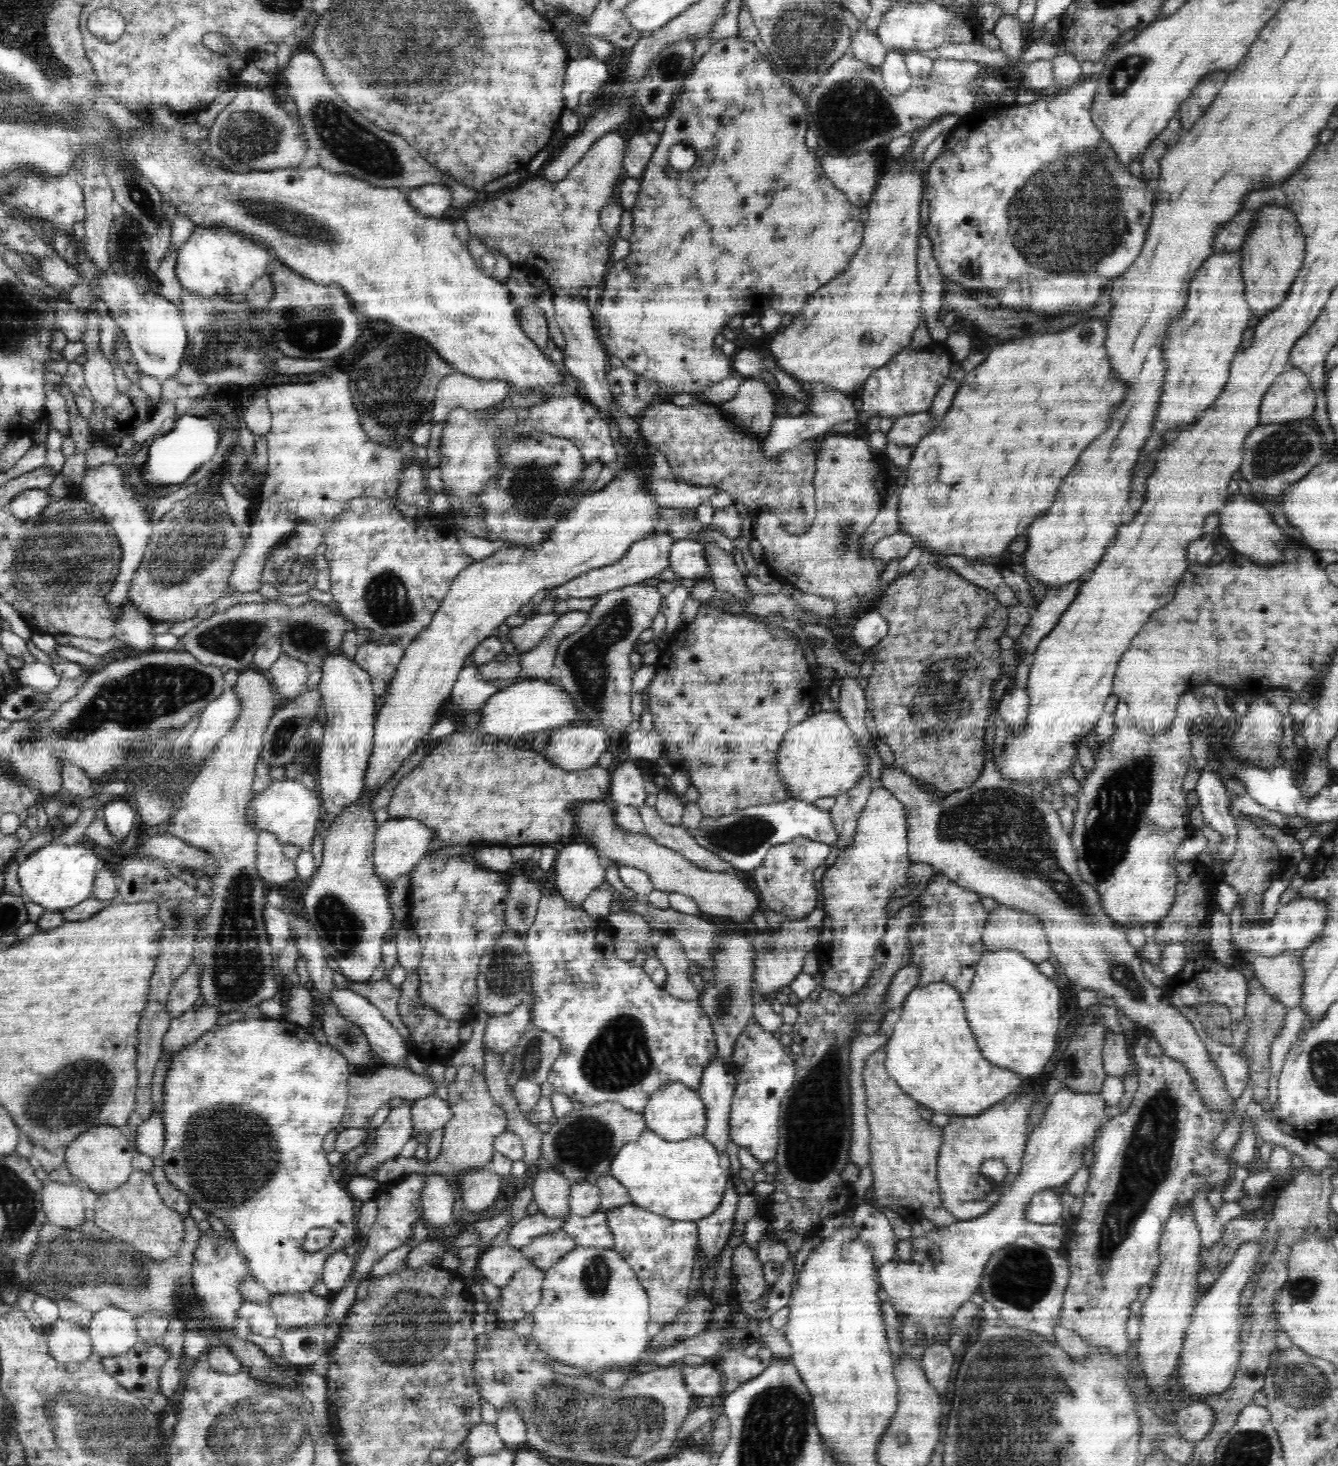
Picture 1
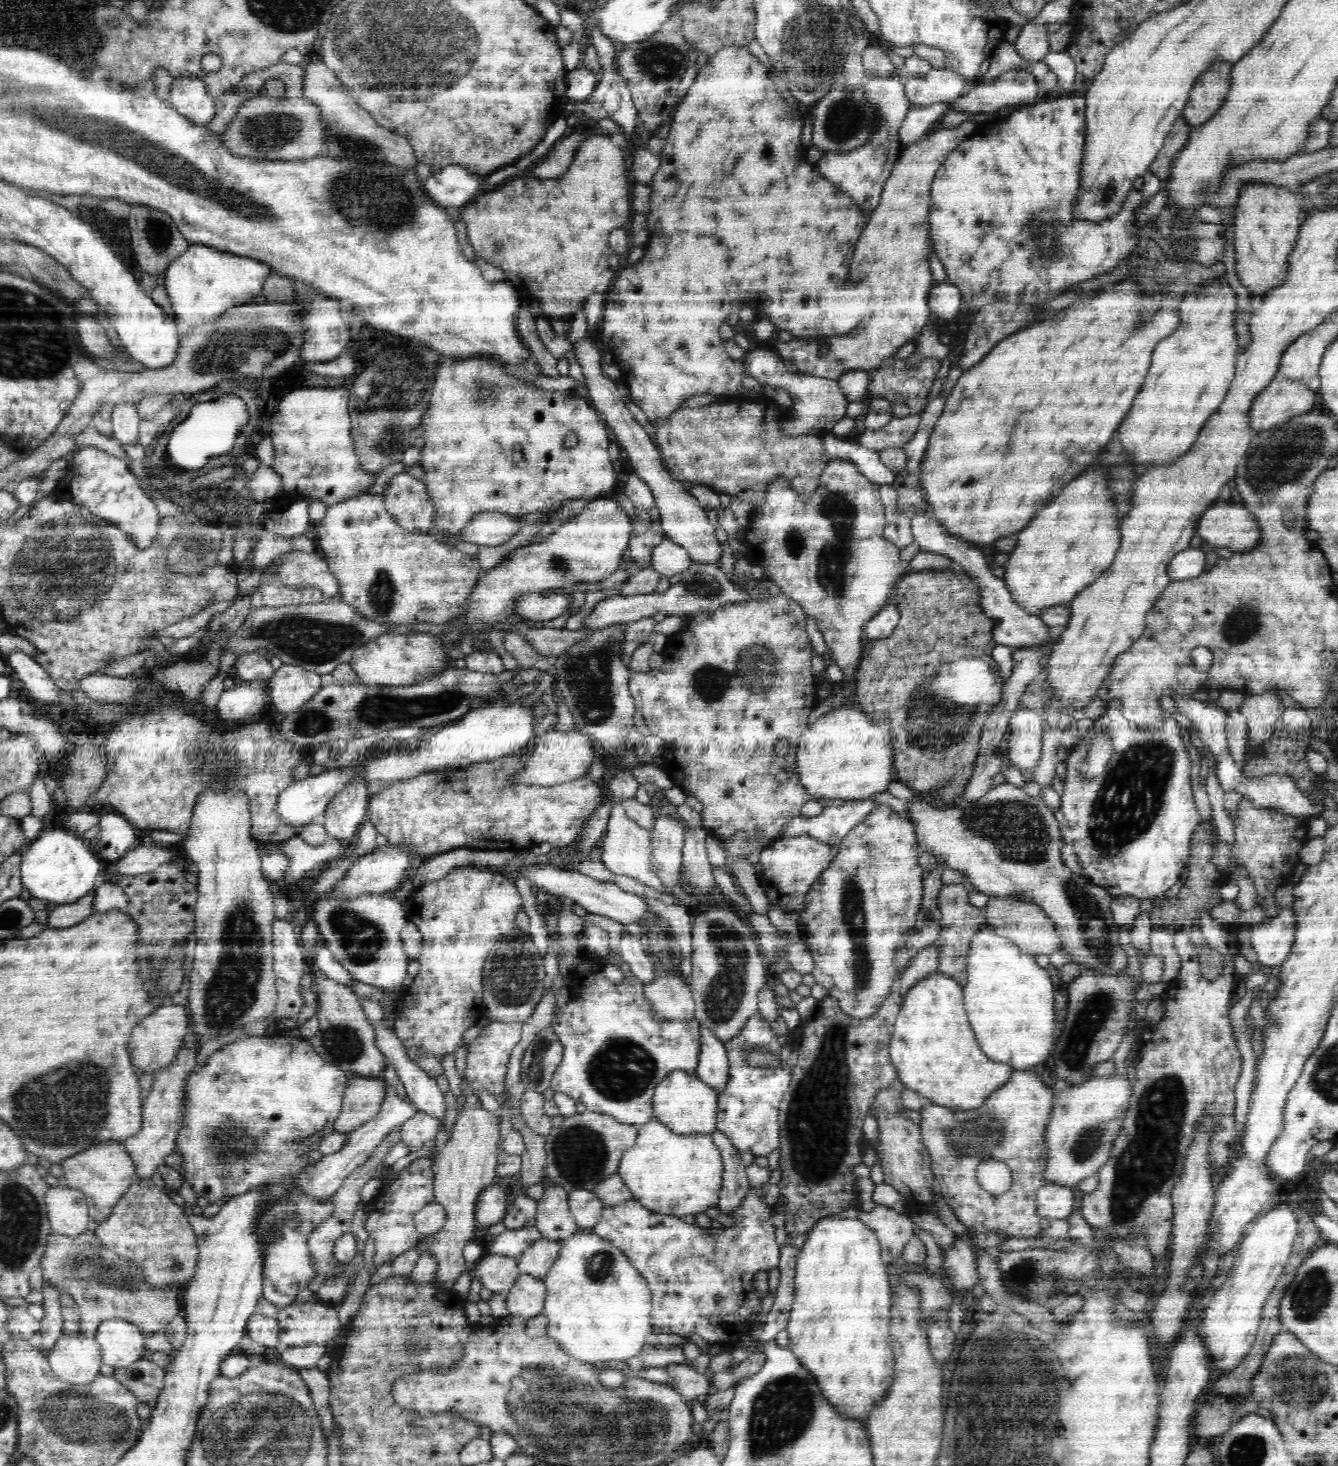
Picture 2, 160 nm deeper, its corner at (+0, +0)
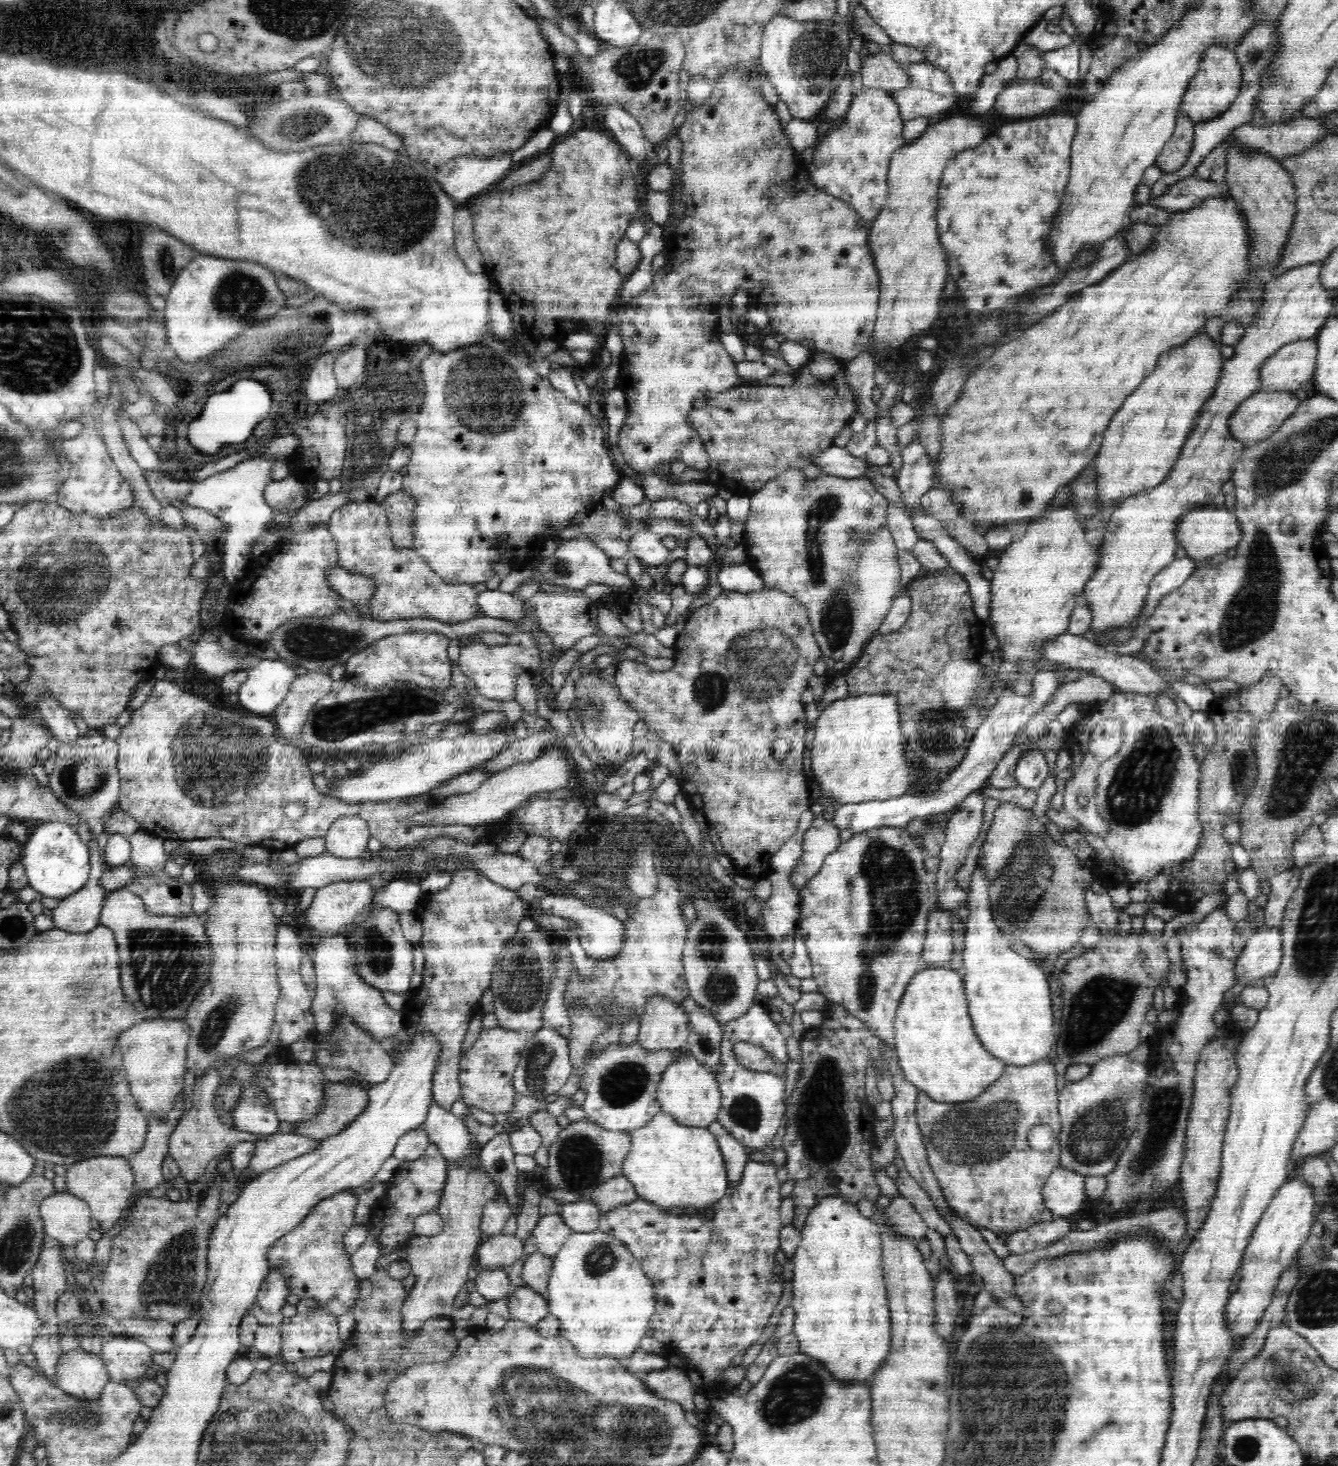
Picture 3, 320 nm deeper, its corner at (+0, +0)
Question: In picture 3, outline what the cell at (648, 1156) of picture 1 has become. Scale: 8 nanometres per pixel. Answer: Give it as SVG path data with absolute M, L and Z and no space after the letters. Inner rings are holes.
M660 1111L646 1126L629 1133L631 1147L623 1162L622 1175L634 1185L639 1198L646 1199L664 1210L673 1206L694 1206L702 1211L726 1194L729 1184L724 1157L716 1137L707 1128L684 1126L670 1113Z

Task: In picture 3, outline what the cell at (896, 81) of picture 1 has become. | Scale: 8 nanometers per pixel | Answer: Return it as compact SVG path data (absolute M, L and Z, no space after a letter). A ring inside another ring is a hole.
M864 85L843 120L835 123L816 146L812 161L806 166L812 184L847 202L862 220L872 222L886 204L892 155L907 144L903 137L903 122L890 91Z

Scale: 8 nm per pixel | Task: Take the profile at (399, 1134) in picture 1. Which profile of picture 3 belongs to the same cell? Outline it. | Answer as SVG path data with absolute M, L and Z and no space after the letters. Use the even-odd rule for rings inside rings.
M345 1189L322 1199L294 1230L274 1242L266 1253L270 1272L280 1271L284 1275L284 1280L290 1287L290 1294L296 1294L300 1300L316 1301L318 1303L316 1310L322 1310L326 1315L334 1317L351 1312L361 1292L360 1280L354 1275L350 1255L344 1249L343 1241L345 1232L354 1226L354 1210L356 1210L357 1200L352 1189Z

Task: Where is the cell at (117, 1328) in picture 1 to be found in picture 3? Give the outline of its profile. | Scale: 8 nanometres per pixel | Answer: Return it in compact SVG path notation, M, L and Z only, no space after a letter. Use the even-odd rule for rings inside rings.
M123 1335L104 1340L101 1356L109 1378L120 1383L139 1380L153 1364L152 1350L146 1344Z

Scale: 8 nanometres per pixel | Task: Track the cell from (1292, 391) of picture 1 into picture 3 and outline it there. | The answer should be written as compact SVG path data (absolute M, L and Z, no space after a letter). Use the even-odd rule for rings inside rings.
M1259 391L1238 405L1229 418L1230 434L1245 448L1266 440L1298 408L1302 400L1294 399L1294 392Z

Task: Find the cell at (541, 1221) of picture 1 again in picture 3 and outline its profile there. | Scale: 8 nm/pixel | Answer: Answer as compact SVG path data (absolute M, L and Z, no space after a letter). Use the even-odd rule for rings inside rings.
M496 1234L477 1248L477 1270L503 1270L523 1254L524 1241L514 1235Z

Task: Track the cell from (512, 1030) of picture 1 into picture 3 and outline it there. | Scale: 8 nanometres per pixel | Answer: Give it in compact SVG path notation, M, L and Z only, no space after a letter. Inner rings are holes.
M502 1026L483 1029L472 1047L461 1056L460 1074L461 1099L467 1106L473 1106L490 1114L510 1114L514 1110L516 1091L513 1074L520 1054L528 1042L527 1031L510 1030Z

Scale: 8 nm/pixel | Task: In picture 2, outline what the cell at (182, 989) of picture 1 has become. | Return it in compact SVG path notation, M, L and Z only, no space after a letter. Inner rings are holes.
M168 1003L160 1005L156 1010L144 1016L142 1020L134 1026L132 1030L132 1038L130 1038L130 1062L136 1075L141 1073L158 1073L158 1068L166 1068L174 1062L180 1046L184 1043L186 1036L186 1028L188 1028L188 1015L186 1009L182 1005Z

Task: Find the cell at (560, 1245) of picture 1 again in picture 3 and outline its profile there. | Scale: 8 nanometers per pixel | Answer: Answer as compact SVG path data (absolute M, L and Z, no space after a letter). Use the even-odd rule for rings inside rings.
M537 1250L524 1260L522 1282L526 1287L530 1287L546 1297L552 1267L553 1257L546 1256Z

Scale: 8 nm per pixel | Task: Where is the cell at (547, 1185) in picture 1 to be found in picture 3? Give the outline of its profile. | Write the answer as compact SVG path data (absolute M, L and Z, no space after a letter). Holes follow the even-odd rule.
M560 1213L542 1215L533 1230L535 1246L542 1254L555 1257L572 1233Z

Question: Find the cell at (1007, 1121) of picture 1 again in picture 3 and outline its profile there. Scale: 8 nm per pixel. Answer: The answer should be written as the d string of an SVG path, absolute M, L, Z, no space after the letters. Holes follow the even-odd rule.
M1044 1059L1026 1066L1006 1065L1001 1078L998 1078L994 1084L988 1086L982 1094L979 1094L976 1098L964 1101L964 1102L951 1102L951 1103L939 1103L932 1100L926 1093L921 1092L918 1095L916 1103L916 1122L921 1132L922 1142L927 1150L927 1157L930 1168L941 1186L942 1194L946 1199L949 1208L957 1213L957 1216L963 1218L966 1222L970 1223L974 1228L987 1228L991 1230L999 1238L1009 1235L1014 1231L1025 1229L1034 1223L1040 1222L1040 1216L1042 1212L1046 1210L1044 1206L1044 1199L1042 1196L1043 1186L1045 1185L1048 1175L1057 1166L1060 1166L1060 1145L1058 1142L1050 1148L1050 1150L1036 1150L1028 1144L1028 1133L1034 1126L1048 1124L1052 1127L1052 1131L1056 1133L1056 1136L1060 1134L1060 1115L1058 1110L1058 1084L1056 1068L1054 1064L1050 1063L1048 1059Z

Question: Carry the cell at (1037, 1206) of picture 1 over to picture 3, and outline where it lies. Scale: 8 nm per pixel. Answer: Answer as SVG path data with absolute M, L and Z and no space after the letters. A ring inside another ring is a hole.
M1062 1165L1048 1175L1042 1196L1044 1206L1054 1217L1067 1218L1080 1210L1082 1202L1088 1198L1084 1190L1084 1178L1082 1174L1070 1171Z

